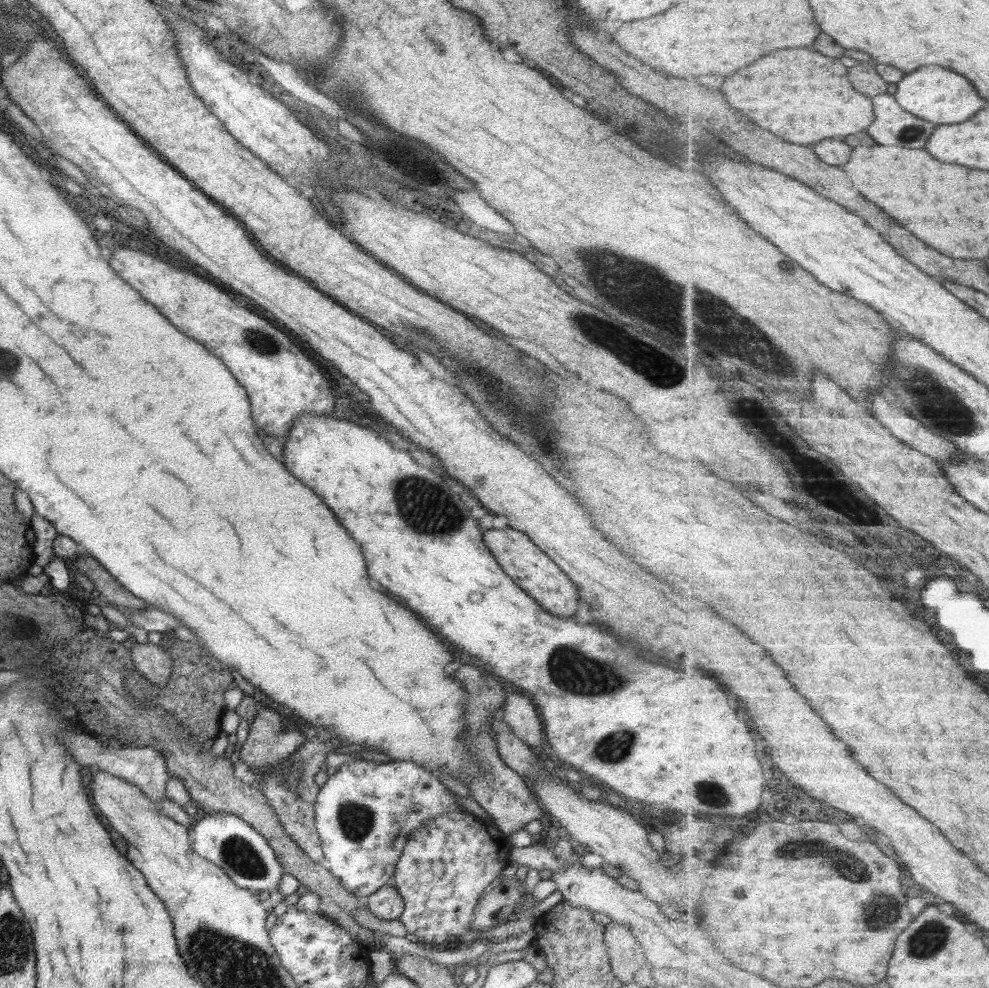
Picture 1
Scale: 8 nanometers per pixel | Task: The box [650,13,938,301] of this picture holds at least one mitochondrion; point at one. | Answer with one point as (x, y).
(911, 134)

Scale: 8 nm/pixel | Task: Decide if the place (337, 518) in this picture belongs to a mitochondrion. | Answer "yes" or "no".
no

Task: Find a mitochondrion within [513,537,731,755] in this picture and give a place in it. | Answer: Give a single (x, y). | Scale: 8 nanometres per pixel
(569, 668)

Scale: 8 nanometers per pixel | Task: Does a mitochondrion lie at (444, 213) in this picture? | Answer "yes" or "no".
no

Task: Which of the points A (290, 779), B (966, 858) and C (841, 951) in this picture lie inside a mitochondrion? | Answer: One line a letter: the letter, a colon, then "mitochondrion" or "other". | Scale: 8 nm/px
A: mitochondrion
B: other
C: other

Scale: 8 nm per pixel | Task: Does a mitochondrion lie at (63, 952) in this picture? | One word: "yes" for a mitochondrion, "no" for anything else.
no

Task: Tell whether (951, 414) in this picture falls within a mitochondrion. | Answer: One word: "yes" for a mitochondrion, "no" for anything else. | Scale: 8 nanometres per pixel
yes

